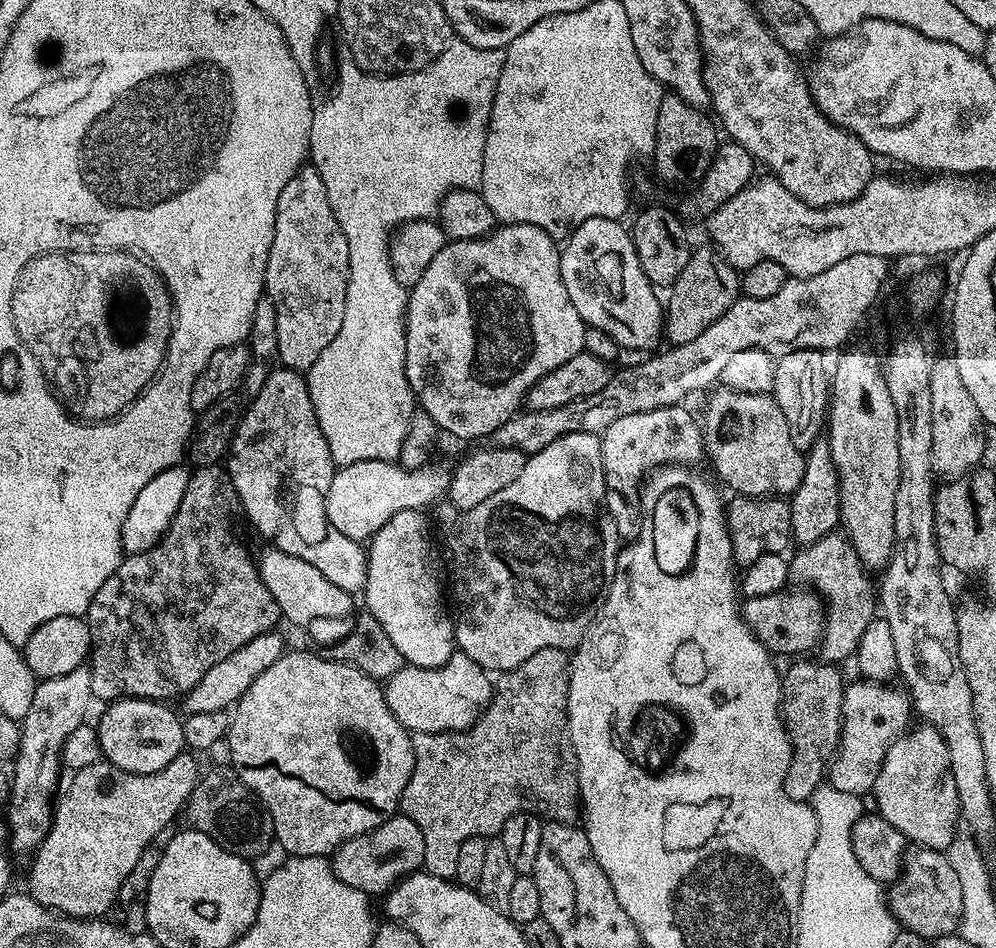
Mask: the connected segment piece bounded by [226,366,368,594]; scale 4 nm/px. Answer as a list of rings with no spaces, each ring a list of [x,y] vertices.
[[[273,367],[266,382],[262,382],[262,390],[251,397],[250,403],[252,405],[248,409],[243,409],[226,456],[226,467],[234,482],[243,515],[248,515],[249,522],[268,539],[267,543],[271,547],[286,554],[294,554],[294,558],[302,558],[302,562],[310,562],[310,566],[322,570],[322,574],[326,574],[326,578],[330,578],[330,582],[336,586],[342,586],[353,594],[363,593],[368,565],[365,545],[334,530],[326,514],[324,494],[332,481],[334,465],[330,446],[322,434],[311,404],[307,379],[293,368]]]

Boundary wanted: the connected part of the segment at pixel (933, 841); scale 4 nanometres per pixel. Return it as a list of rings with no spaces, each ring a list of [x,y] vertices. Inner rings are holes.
[[[921,725],[909,729],[887,751],[874,789],[876,811],[903,834],[905,841],[921,848],[947,850],[958,835],[956,824],[961,823],[958,786],[954,786],[945,740],[932,725]]]

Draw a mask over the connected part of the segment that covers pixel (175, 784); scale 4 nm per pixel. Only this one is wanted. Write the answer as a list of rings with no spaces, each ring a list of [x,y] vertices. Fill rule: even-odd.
[[[181,754],[170,762],[170,766],[154,774],[130,774],[113,764],[75,769],[71,773],[72,781],[63,785],[64,793],[62,788],[55,801],[52,825],[31,857],[27,895],[63,916],[75,916],[77,920],[103,917],[107,913],[104,911],[117,903],[119,887],[134,870],[142,850],[163,827],[175,821],[179,812],[181,815],[185,811],[190,794],[202,775],[202,768],[196,765],[195,759],[195,755]]]

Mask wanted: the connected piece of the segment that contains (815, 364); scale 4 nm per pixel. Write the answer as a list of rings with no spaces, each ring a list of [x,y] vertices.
[[[807,348],[806,350],[794,350],[790,354],[779,357],[776,360],[774,370],[774,386],[770,395],[778,402],[782,415],[786,417],[786,426],[790,426],[790,439],[798,450],[807,453],[814,441],[821,439],[826,428],[826,413],[830,399],[830,364],[824,361],[825,353],[818,348]]]

